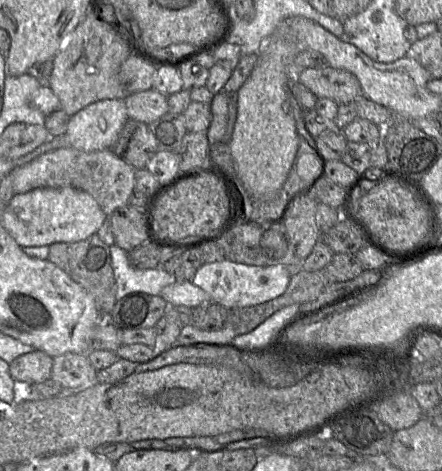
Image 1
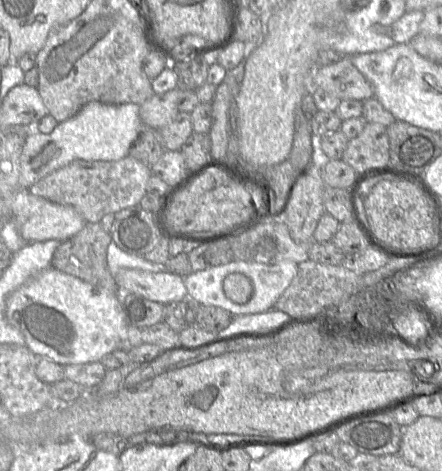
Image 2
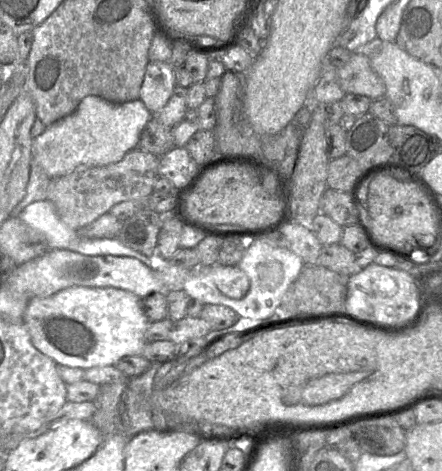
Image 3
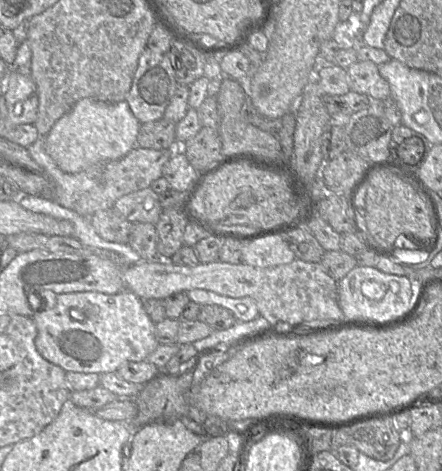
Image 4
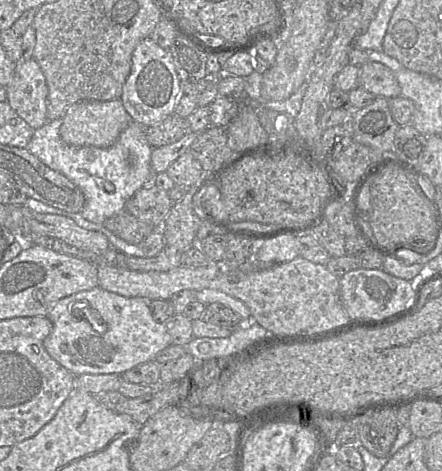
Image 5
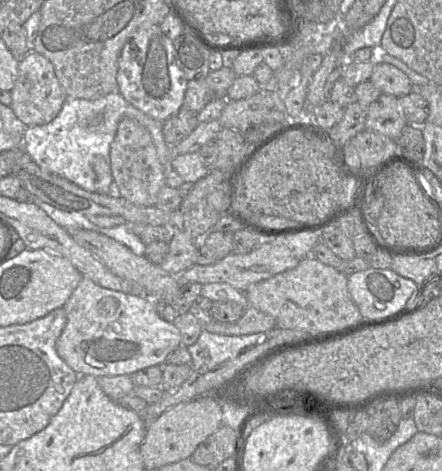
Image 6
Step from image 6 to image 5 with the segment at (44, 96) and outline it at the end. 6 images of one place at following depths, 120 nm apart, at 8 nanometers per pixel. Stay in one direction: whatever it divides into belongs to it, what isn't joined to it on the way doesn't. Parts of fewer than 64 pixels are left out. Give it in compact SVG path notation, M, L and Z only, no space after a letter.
M35 59L15 63L12 80L6 86L7 101L12 109L33 129L47 121L48 87Z

